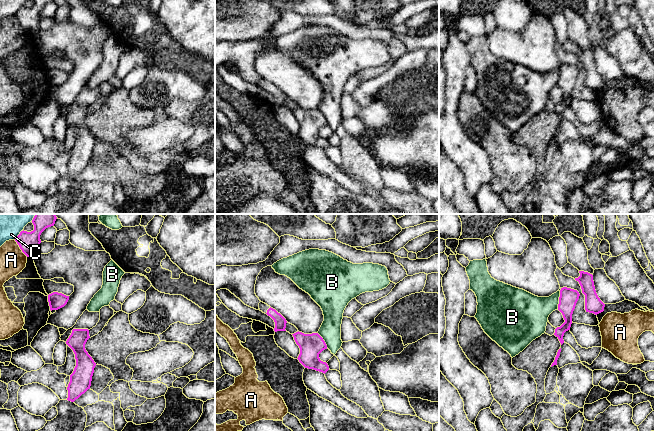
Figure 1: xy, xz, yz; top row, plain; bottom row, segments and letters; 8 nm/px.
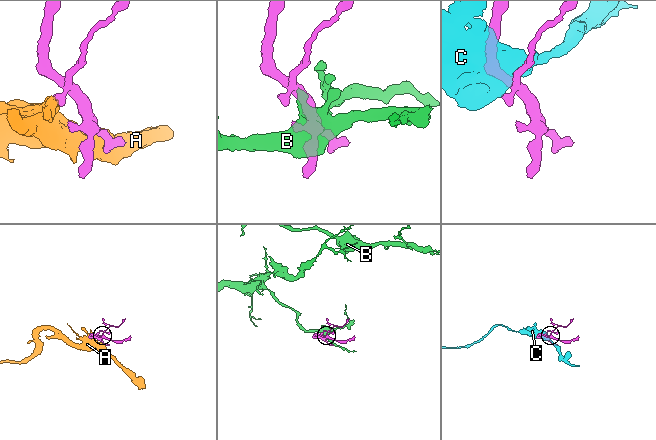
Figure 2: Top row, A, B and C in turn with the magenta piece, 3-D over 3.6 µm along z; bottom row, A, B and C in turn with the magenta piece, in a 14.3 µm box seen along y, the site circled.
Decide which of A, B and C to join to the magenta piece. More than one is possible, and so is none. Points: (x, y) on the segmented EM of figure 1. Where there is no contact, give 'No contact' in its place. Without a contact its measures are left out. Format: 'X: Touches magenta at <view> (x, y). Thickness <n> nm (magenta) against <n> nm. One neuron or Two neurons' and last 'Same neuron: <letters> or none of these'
A: Touches magenta at xy (20, 248). Thickness 170 nm (magenta) against 200 nm. Two neurons
B: Touches magenta at yz (559, 298). Thickness 150 nm (magenta) against 260 nm. Two neurons
C: Touches magenta at xy (19, 234). Thickness 170 nm (magenta) against 240 nm. Two neurons
Same neuron: none of these

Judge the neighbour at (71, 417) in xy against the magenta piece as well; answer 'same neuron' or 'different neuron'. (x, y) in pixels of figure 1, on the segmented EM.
same neuron

